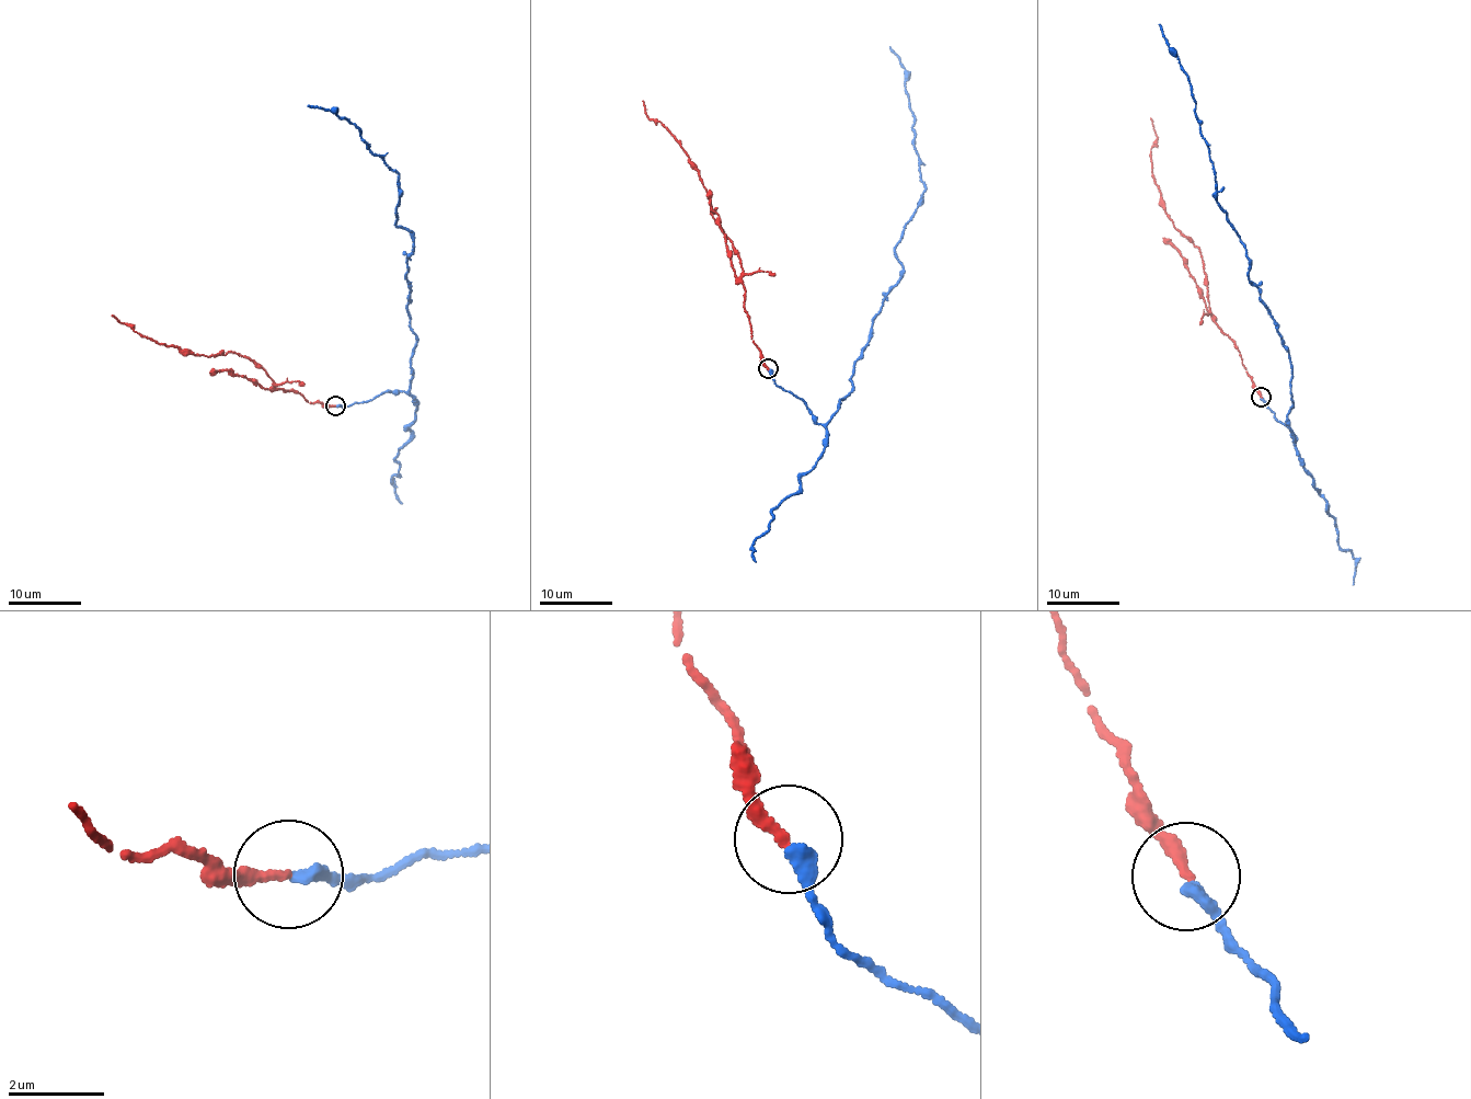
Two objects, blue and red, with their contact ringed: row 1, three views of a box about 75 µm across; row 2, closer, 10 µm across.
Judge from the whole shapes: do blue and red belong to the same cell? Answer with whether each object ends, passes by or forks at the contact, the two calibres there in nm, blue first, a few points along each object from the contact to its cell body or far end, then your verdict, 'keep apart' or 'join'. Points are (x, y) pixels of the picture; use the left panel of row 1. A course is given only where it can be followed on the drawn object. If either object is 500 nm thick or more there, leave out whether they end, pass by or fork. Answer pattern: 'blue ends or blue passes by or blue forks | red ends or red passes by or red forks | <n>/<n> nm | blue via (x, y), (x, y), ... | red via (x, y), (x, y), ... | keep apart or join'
blue ends | red ends | 280/240 nm | blue via (336, 407), (409, 390), (414, 233), (397, 226), (399, 172), (369, 150), (356, 124), (307, 106) | red via (334, 407), (274, 387), (266, 369), (245, 356), (188, 352), (145, 338), (111, 315) | join

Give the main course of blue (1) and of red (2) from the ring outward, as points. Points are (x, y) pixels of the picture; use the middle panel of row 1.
1: (769, 368), (826, 423), (905, 272), (895, 251), (927, 189), (906, 75), (888, 46)
2: (768, 368), (751, 338), (740, 260), (715, 221), (696, 169), (666, 127), (648, 118), (642, 100)

